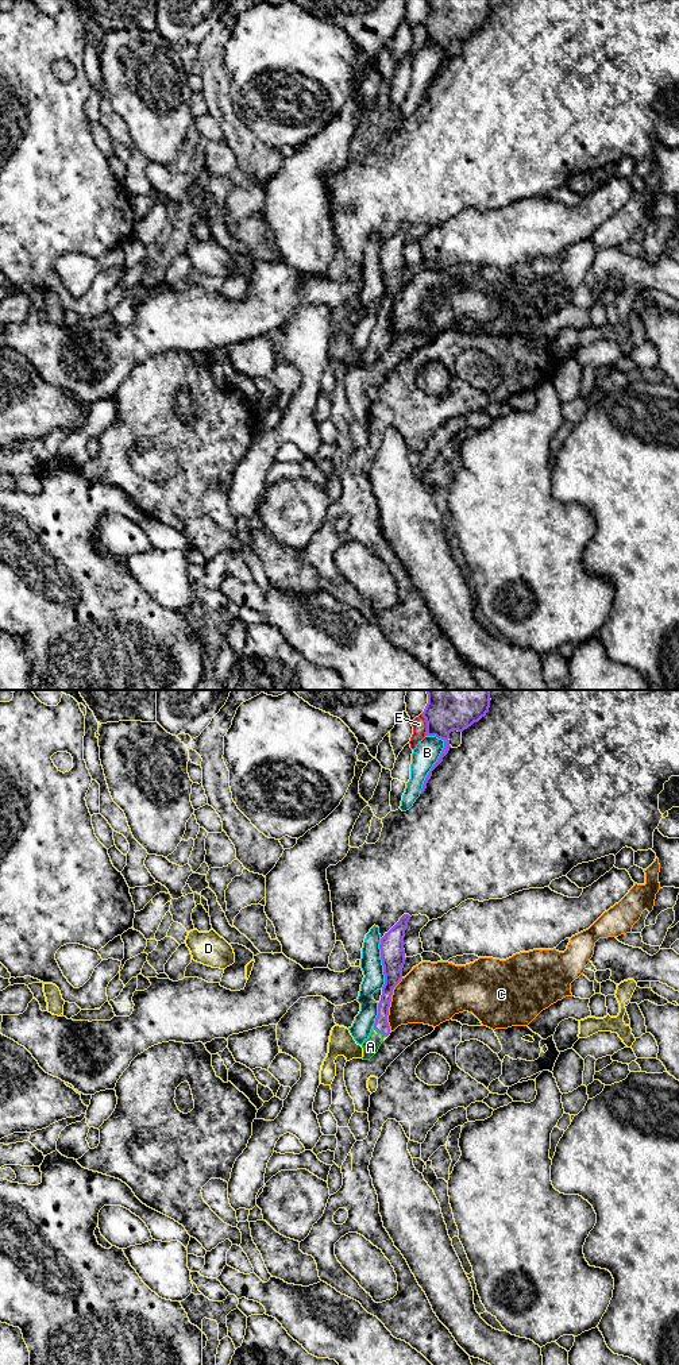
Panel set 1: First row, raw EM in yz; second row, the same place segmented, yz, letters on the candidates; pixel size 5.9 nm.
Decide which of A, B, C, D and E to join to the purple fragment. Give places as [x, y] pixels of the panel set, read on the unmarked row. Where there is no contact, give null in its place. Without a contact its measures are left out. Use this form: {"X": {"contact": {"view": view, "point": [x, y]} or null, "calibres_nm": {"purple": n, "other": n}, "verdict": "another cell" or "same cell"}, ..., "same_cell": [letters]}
{"A": {"contact": {"view": "yz", "point": [379, 340]}, "calibres_nm": {"purple": 90, "other": 100}, "verdict": "same cell"}, "B": {"contact": {"view": "yz", "point": [435, 72]}, "calibres_nm": {"purple": 170, "other": 150}, "verdict": "another cell"}, "C": {"contact": {"view": "yz", "point": [389, 313]}, "calibres_nm": {"purple": 130, "other": 360}, "verdict": "another cell"}, "D": {"contact": {"view": "yz", "point": [386, 344]}, "calibres_nm": {"purple": 90, "other": 20}, "verdict": "another cell"}, "E": {"contact": {"view": "yz", "point": [427, 33]}, "calibres_nm": {"purple": 240, "other": 90}, "verdict": "another cell"}, "same_cell": ["A"]}

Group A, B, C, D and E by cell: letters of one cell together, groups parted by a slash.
A / B / C / D / E

